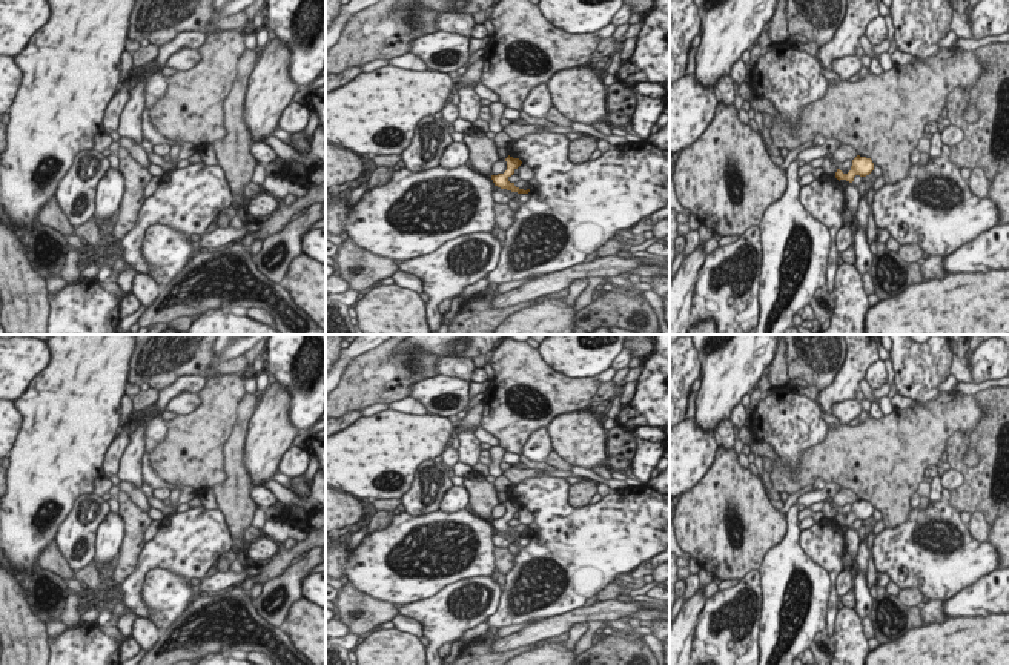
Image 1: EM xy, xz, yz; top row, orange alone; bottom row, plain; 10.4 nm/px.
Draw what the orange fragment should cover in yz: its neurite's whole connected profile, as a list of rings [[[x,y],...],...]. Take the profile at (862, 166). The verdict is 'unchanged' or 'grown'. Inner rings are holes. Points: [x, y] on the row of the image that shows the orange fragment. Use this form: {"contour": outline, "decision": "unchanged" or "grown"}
{"contour": [[[857,155],[857,157],[852,160],[851,170],[849,170],[848,174],[843,174],[840,169],[837,169],[835,178],[837,178],[839,181],[840,181],[840,180],[846,180],[846,181],[852,183],[855,175],[866,177],[866,175],[869,175],[872,170],[874,170],[874,163],[872,163],[872,160],[871,160],[871,158],[866,158],[866,157]]], "decision": "unchanged"}

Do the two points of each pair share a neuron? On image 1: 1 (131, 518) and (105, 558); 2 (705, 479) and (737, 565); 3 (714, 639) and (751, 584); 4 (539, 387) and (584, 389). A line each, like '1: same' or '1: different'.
1: different
2: same
3: same
4: same

